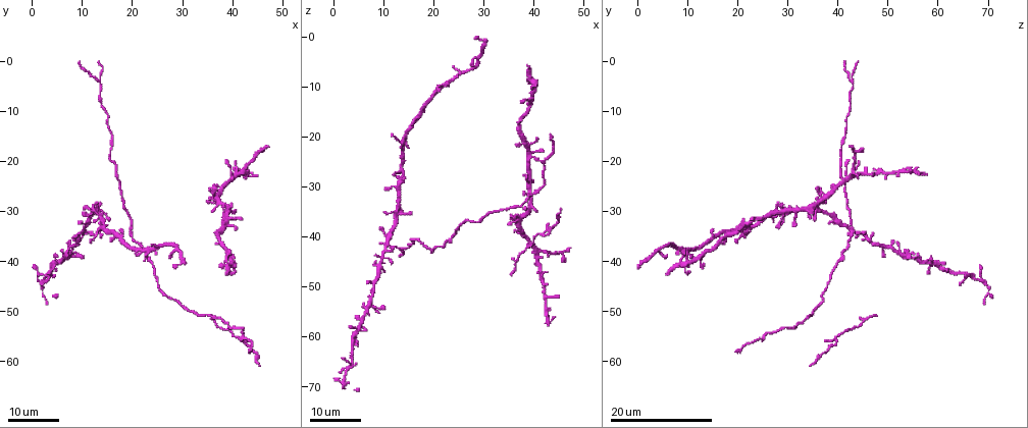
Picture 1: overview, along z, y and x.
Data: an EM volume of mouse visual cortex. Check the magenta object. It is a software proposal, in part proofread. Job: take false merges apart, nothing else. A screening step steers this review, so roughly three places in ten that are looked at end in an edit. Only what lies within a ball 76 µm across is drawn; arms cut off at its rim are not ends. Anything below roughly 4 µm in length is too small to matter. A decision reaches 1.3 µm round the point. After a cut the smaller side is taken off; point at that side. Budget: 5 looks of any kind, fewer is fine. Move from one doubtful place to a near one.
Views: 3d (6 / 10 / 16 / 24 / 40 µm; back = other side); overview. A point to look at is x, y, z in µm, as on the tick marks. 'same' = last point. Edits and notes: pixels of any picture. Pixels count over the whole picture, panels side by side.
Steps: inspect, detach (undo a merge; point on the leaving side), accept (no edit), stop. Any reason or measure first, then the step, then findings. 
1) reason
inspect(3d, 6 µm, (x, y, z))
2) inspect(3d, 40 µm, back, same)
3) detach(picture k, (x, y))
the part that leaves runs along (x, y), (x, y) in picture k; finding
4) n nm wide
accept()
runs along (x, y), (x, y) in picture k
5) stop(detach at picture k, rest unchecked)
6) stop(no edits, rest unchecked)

branch point
inspect(3d, 24 µm, (42.0, 56.0, 39.5))

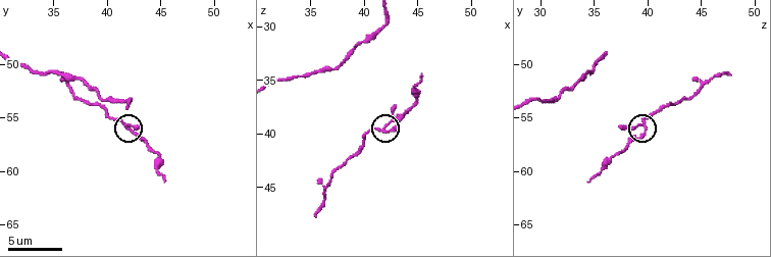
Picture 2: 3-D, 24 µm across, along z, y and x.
inspect(3d, 6 µm, (41.4, 55.4, 39.6))

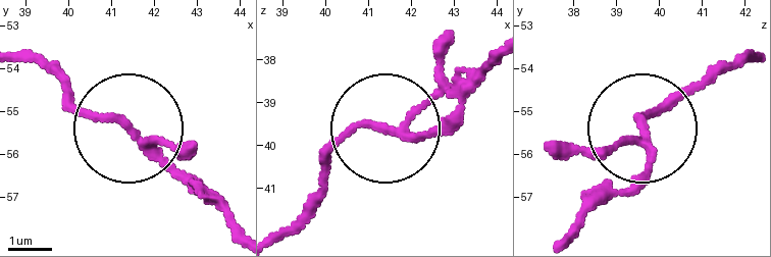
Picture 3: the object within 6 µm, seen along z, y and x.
150 nm wide
accept()
one cell here

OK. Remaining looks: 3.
sudden change in width
inspect(3d, 16 µm, (37.6, 51.4, 34.0))

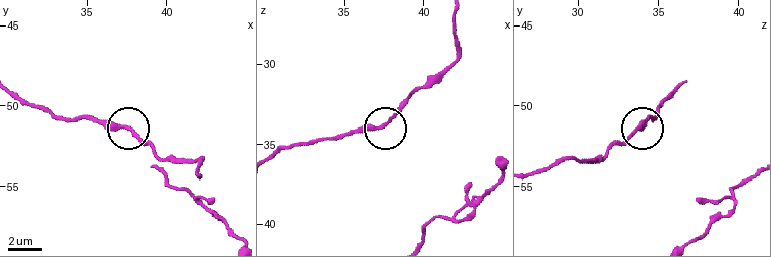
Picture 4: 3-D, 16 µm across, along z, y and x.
accept()
runs along (274, 156), (287, 147), (319, 137), (381, 129), (413, 93) in picture 4; one cell here

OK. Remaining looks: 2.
stop(no edits, rest unchecked)

